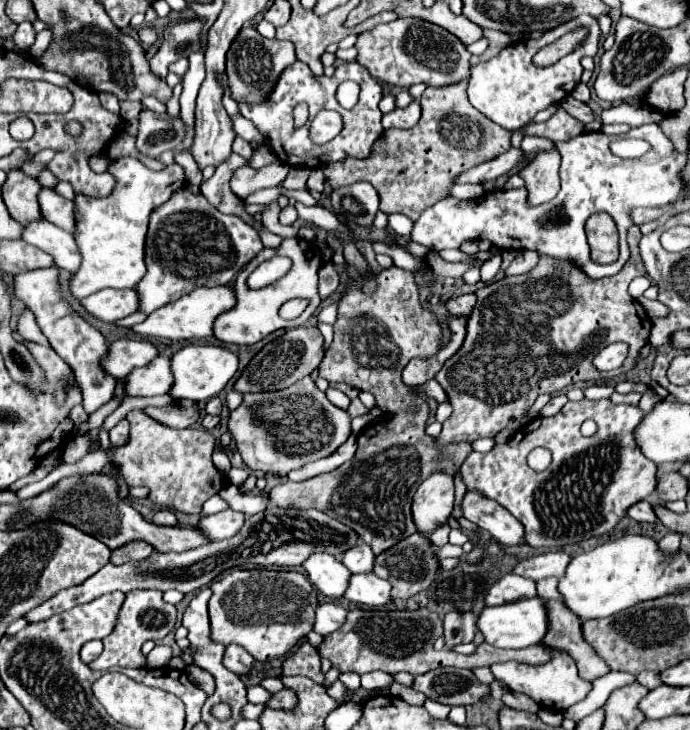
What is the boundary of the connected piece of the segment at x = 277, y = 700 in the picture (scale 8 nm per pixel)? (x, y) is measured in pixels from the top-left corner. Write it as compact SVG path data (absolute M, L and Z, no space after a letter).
M289 688L279 690L279 692L273 694L273 696L269 698L269 702L267 702L269 708L281 708L281 710L293 710L295 704L297 704L297 696L295 696L295 692L289 690Z

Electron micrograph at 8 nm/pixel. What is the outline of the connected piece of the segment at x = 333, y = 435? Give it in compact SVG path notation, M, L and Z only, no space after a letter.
M305 376L281 392L243 394L243 402L229 416L229 432L251 470L287 476L289 470L331 456L349 438L351 418L327 400L311 376Z

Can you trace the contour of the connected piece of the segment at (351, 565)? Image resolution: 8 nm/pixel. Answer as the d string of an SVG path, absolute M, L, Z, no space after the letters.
M357 544L357 546L353 546L341 554L341 562L345 564L345 568L351 574L371 572L373 560L375 560L375 554L371 552L371 548L367 544Z

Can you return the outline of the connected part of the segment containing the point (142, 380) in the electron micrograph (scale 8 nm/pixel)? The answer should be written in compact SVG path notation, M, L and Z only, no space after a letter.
M157 356L147 366L133 368L125 378L125 396L157 396L167 394L173 384L169 358Z

